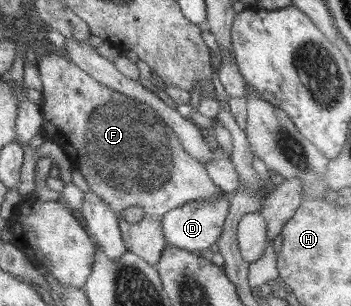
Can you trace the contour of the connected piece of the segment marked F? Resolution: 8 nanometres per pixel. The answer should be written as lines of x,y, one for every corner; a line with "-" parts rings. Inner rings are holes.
57,52
49,57
39,58
36,65
43,87
41,130
44,137
63,148
72,165
84,176
90,190
116,212
126,250
155,266
166,245
161,230
163,215
185,203
212,199
225,195
225,192
211,180
203,163
185,152
177,135
154,108
101,85
90,74
-
129,206
145,209
142,220
132,224
123,219
121,211

